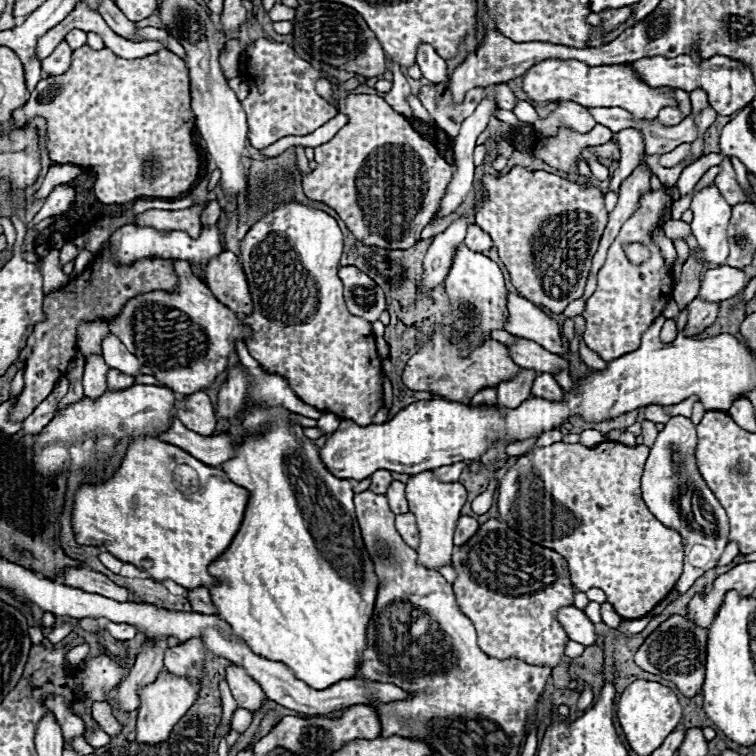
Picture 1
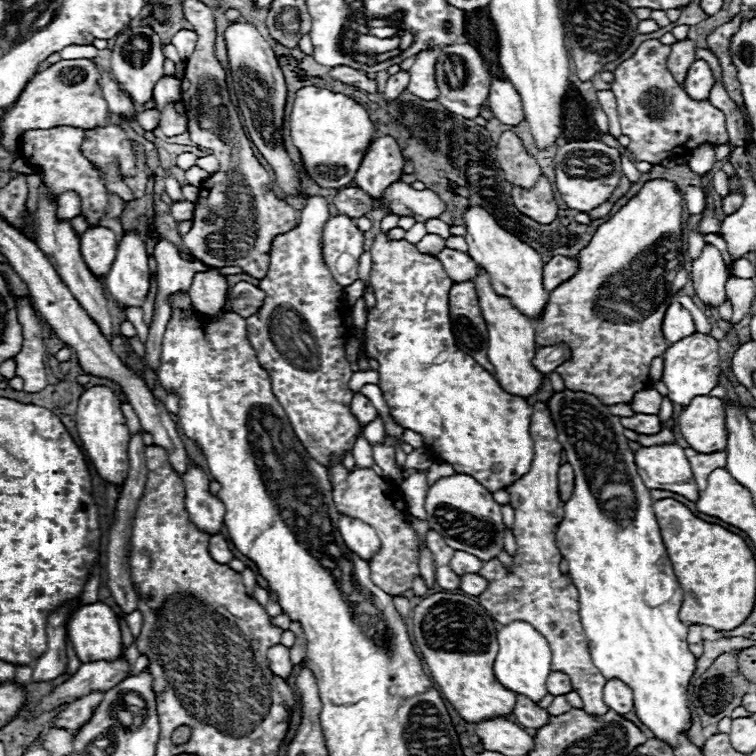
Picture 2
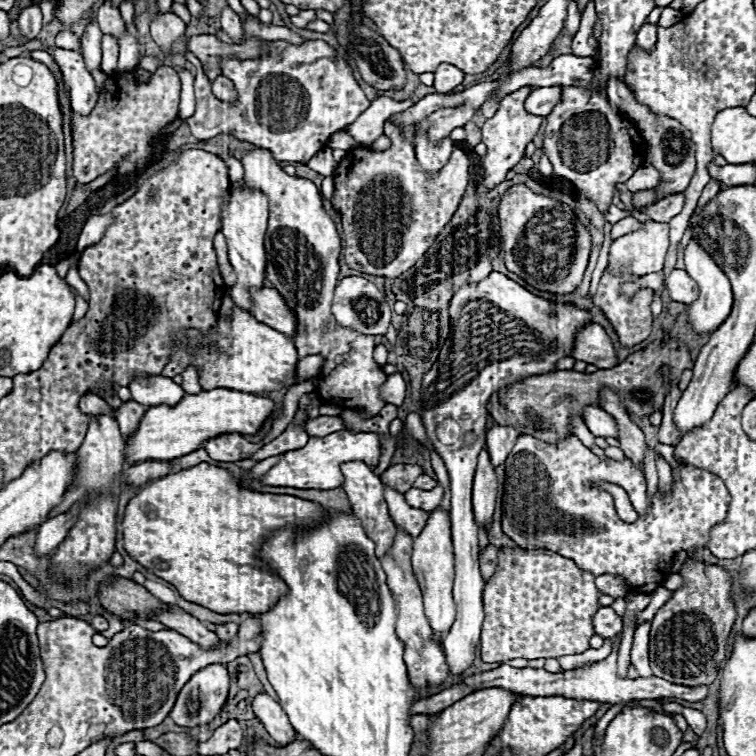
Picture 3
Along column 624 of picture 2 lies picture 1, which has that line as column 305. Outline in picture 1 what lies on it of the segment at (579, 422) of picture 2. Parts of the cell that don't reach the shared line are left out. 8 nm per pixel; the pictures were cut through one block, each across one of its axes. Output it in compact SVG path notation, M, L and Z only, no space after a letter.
M256 408L240 426L232 426L228 434L256 430L268 422L272 422L272 426L262 436L246 436L236 448L238 454L222 464L234 484L250 490L250 498L242 526L232 544L210 566L210 574L224 580L210 590L210 596L218 608L218 616L228 622L234 634L240 636L256 654L286 664L298 680L314 690L324 690L340 680L356 676L362 666L366 630L378 594L378 576L356 522L352 482L336 480L336 476L320 464L318 446L304 436L302 426L290 424L286 408Z

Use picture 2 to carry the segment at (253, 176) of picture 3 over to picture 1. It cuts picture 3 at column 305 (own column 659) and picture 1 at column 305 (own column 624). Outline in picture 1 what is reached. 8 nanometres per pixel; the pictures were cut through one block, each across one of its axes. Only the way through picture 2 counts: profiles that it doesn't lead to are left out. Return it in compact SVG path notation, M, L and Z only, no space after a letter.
M294 200L278 204L272 212L260 218L240 242L242 266L254 304L254 312L242 316L242 320L254 330L252 338L246 340L246 346L266 372L284 376L302 402L332 412L342 420L354 420L360 426L368 426L372 424L374 414L382 408L382 360L376 352L372 324L352 316L344 304L344 286L336 276L342 250L344 236L332 216Z

